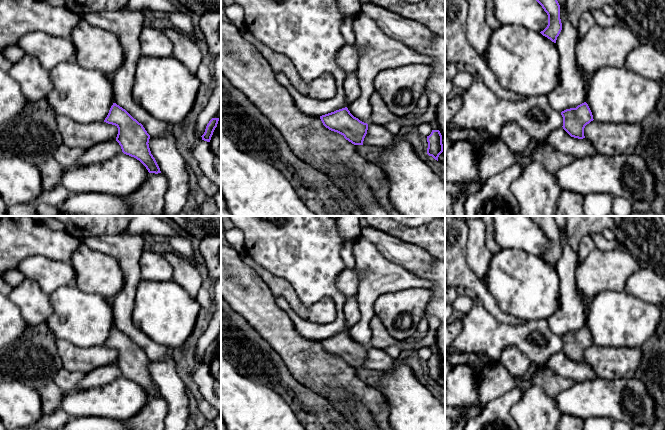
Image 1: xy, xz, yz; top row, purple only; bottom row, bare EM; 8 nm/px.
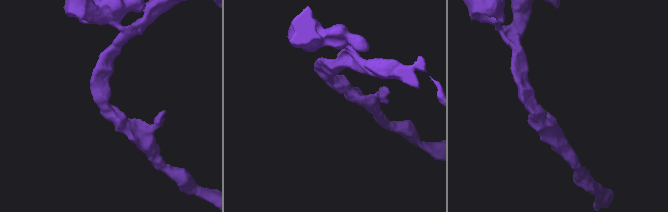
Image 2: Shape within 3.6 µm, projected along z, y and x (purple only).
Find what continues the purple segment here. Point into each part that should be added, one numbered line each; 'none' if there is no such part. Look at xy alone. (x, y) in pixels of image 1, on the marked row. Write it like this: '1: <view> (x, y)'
1: xy (74, 135)

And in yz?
1: yz (608, 138)

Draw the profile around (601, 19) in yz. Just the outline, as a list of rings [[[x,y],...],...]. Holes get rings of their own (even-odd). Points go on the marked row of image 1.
[[[602,9],[591,10],[590,12],[593,15],[596,24],[599,26],[614,26],[621,23],[620,19],[616,15],[607,16]]]

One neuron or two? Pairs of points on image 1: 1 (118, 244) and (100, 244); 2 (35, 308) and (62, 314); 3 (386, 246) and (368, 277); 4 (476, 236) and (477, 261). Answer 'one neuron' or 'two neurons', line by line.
1: one neuron
2: two neurons
3: two neurons
4: one neuron

